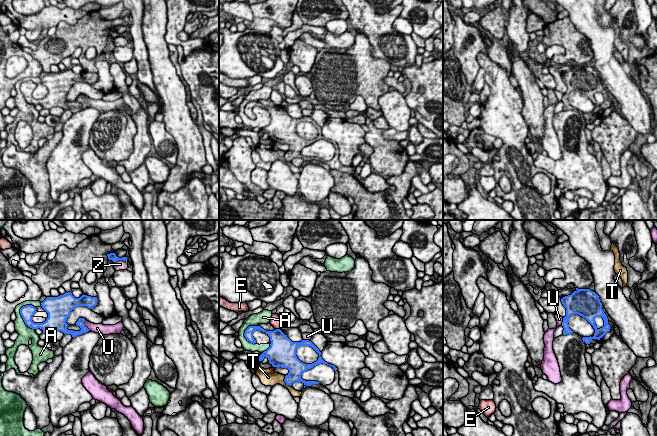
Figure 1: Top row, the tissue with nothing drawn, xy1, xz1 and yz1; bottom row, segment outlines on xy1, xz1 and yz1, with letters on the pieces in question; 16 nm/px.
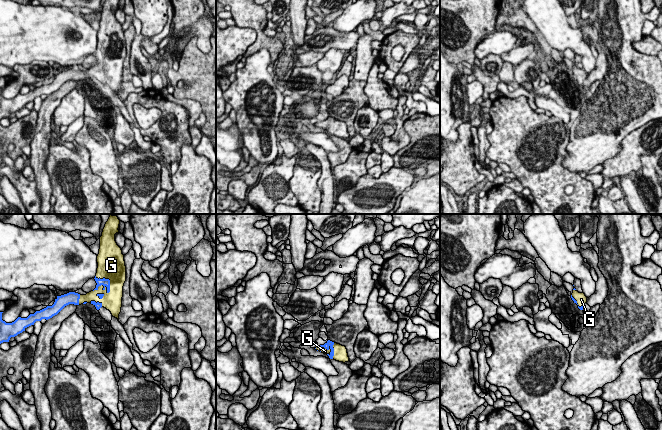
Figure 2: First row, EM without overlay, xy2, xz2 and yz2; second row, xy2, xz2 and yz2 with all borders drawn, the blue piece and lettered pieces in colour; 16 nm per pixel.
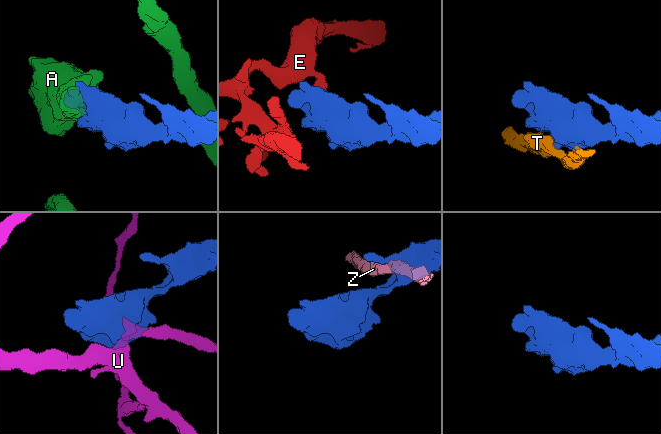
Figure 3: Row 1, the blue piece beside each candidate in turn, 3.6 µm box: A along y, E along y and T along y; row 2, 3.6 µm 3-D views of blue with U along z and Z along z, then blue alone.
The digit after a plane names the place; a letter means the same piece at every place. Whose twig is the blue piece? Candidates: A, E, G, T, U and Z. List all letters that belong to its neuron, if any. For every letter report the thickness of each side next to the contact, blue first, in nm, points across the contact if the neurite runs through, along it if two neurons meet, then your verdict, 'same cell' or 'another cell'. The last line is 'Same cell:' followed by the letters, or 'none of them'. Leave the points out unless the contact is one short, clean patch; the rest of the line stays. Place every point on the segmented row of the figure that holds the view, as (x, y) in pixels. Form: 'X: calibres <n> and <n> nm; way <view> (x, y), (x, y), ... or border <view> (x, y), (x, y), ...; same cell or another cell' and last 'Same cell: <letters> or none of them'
A: calibres 200 and 220 nm; another cell
E: calibres 320 and 190 nm; border xz1 (276, 328), (279, 329); another cell
G: calibres 130 and 440 nm; same cell
T: calibres 220 and 240 nm; another cell
U: calibres 120 and 160 nm; border xy1 (84, 320), (84, 325), (89, 330); another cell
Z: calibres 130 and 160 nm; border xy1 (126, 261), (116, 260), (114, 262); another cell
Same cell: G

